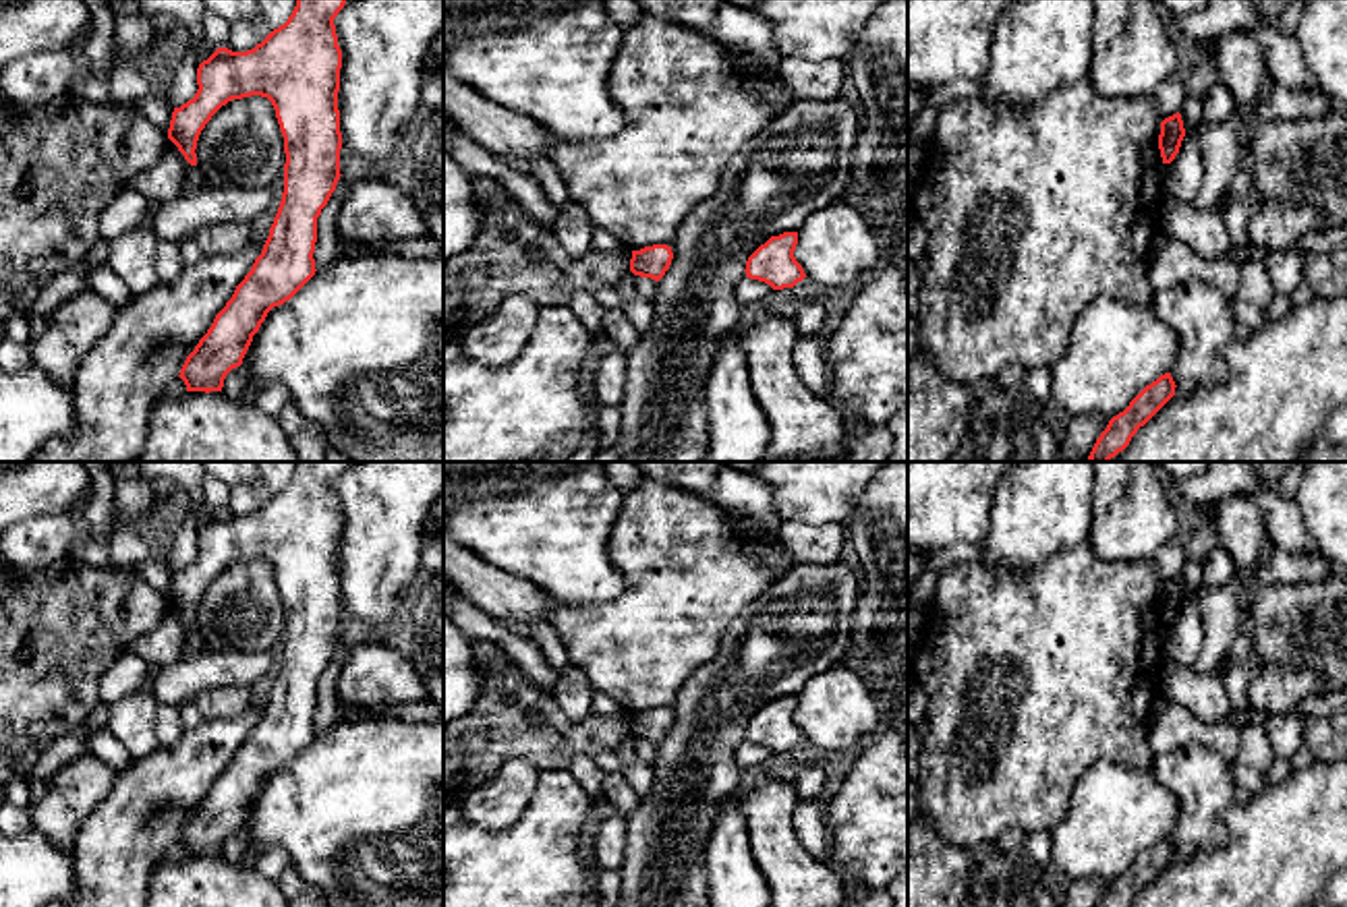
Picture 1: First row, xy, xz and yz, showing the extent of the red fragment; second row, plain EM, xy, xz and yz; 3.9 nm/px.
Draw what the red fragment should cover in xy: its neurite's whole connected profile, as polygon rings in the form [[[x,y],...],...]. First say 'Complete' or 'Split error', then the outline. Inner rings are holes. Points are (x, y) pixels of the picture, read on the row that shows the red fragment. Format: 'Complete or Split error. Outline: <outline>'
Complete. Outline: [[[296,0],[288,21],[267,33],[267,37],[247,52],[218,48],[197,68],[197,93],[174,108],[168,139],[178,147],[191,166],[197,166],[197,141],[211,116],[232,99],[251,95],[267,97],[284,137],[284,193],[269,228],[269,236],[251,271],[236,286],[232,298],[216,315],[207,333],[187,356],[180,379],[187,391],[222,391],[226,375],[242,364],[242,358],[274,306],[290,300],[315,275],[317,217],[327,205],[340,180],[340,68],[342,50],[338,46],[334,19],[346,0]]]

